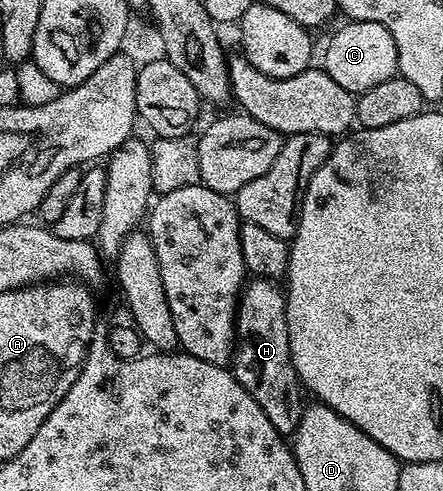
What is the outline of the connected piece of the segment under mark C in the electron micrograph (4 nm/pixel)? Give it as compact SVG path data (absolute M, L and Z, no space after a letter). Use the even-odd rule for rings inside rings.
M351 20L343 24L345 26L341 30L333 32L332 39L324 50L322 68L328 73L330 80L342 84L346 92L359 96L370 88L397 77L398 48L394 44L394 36L390 36L390 32L382 28L382 24Z

